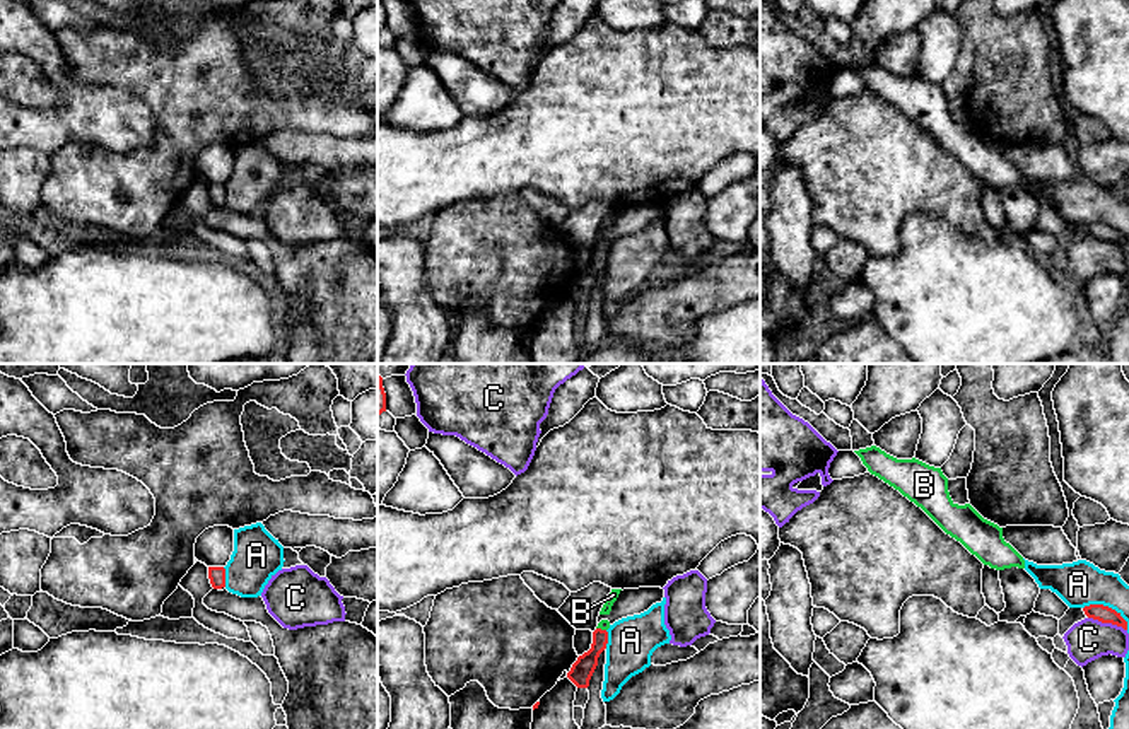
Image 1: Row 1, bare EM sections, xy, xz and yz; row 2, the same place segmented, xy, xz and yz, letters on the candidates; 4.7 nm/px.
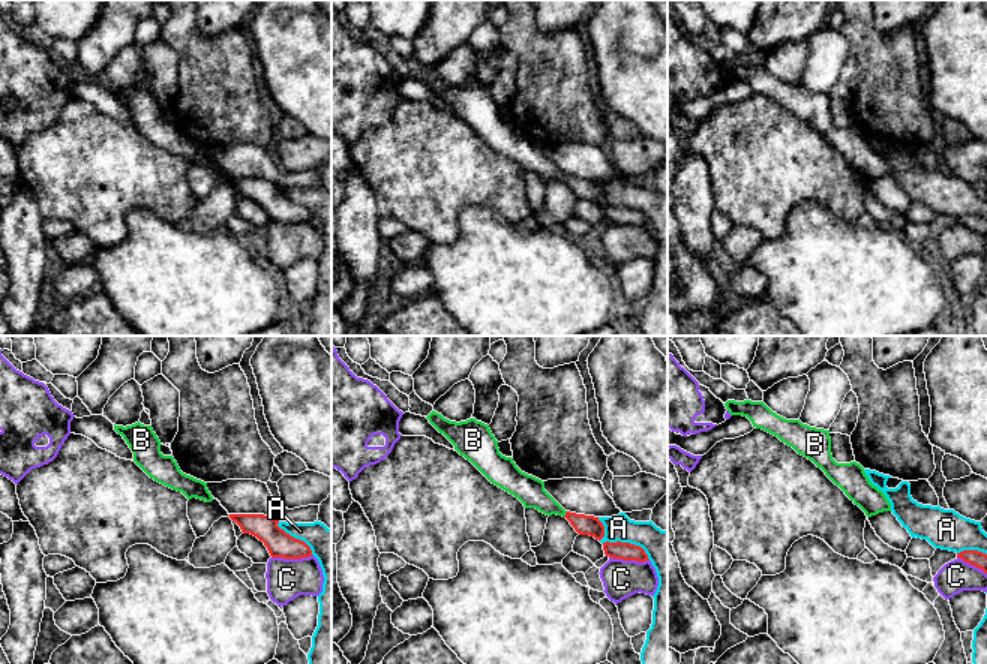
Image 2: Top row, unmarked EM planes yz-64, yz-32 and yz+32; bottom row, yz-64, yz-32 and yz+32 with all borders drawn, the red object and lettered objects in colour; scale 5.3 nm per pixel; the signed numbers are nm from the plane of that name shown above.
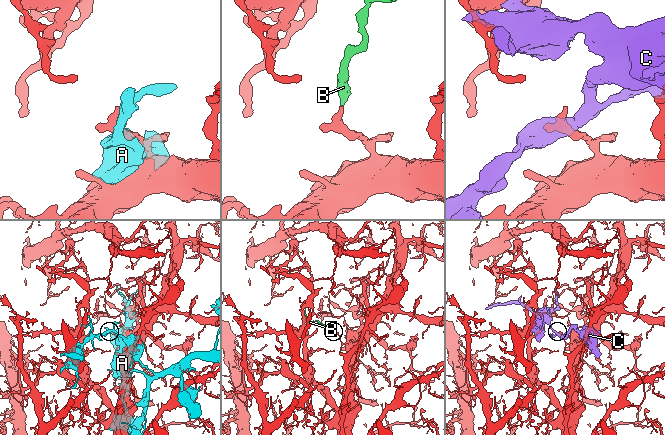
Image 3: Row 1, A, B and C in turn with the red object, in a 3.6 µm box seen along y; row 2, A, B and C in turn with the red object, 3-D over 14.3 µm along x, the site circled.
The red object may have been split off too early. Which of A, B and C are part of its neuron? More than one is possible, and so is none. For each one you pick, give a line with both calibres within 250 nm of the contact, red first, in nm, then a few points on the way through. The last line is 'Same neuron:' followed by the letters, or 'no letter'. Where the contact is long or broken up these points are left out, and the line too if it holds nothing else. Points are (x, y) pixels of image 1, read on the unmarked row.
B: 110 nm thick on the red side, 50 nm on the other; runs through xz (581, 289), (598, 263), (600, 246), (603, 241)
Same neuron: B

